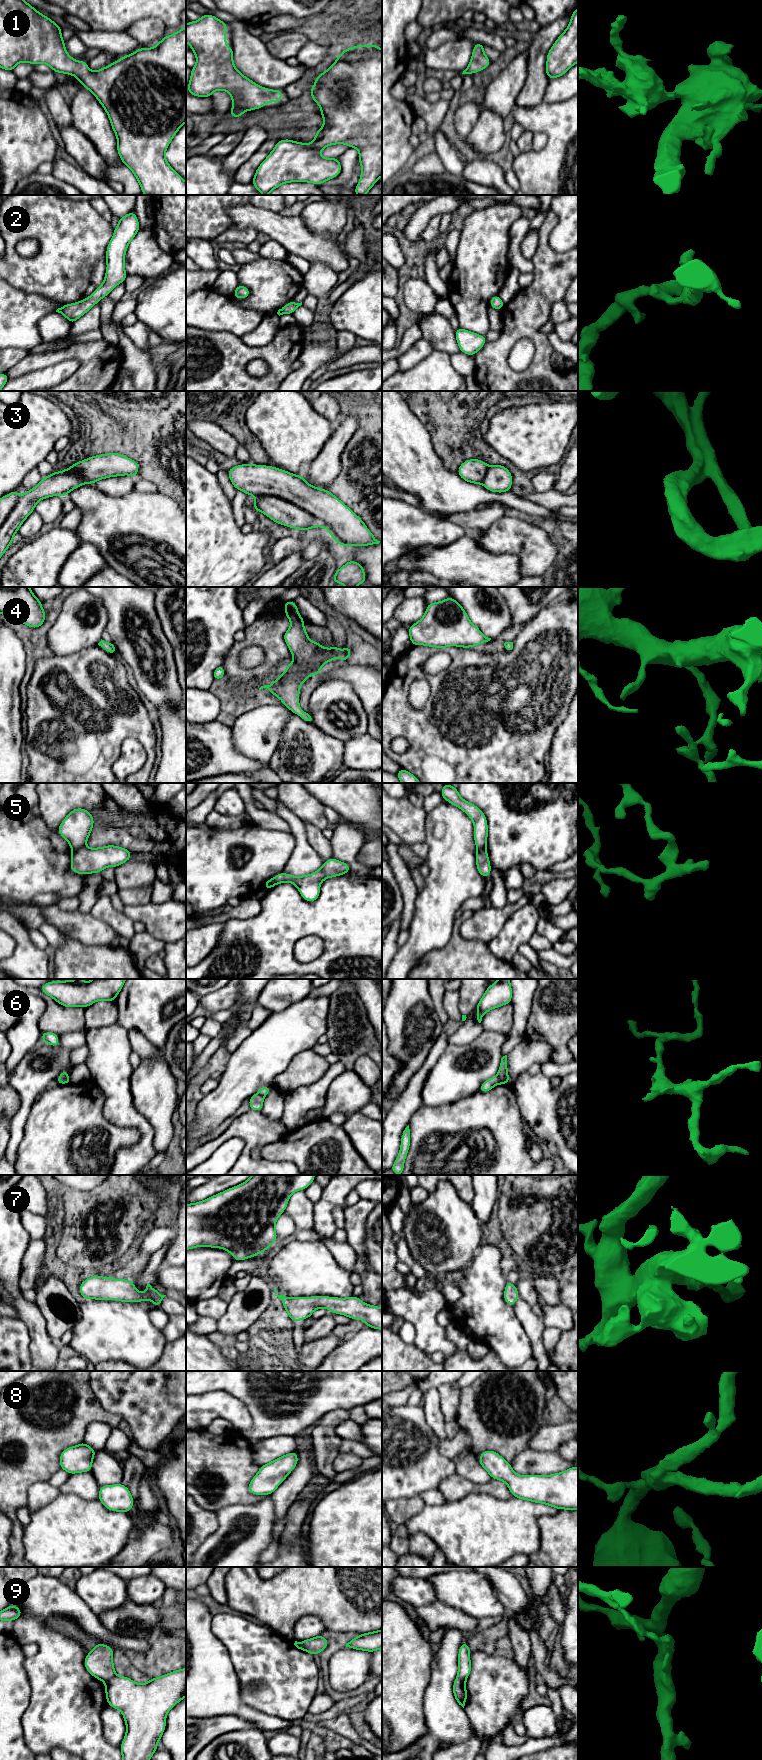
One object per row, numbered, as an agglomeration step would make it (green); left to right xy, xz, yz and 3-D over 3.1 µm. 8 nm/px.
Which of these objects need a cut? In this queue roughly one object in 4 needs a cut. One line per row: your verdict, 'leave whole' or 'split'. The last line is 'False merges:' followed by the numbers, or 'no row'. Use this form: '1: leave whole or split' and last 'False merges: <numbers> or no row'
1: leave whole
2: leave whole
3: leave whole
4: leave whole
5: split
6: split
7: leave whole
8: leave whole
9: split
False merges: 5, 6, 9

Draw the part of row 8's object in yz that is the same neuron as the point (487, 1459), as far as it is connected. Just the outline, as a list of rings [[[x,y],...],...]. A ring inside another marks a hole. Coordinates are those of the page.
[[[492,1450],[480,1453],[479,1463],[492,1479],[505,1482],[513,1497],[560,1510],[578,1510],[578,1467],[552,1475],[521,1476]]]

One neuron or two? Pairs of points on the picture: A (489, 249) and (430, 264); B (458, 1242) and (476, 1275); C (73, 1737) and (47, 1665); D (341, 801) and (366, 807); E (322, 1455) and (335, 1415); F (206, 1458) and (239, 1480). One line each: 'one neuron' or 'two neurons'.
A: two neurons
B: two neurons
C: one neuron
D: one neuron
E: one neuron
F: one neuron

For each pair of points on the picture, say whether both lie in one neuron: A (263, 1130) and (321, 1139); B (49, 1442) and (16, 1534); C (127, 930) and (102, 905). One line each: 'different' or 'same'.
A: different
B: same
C: same

